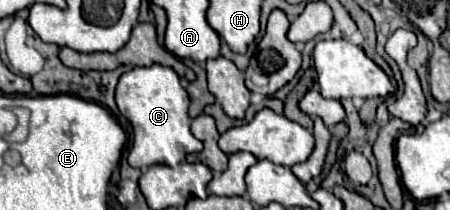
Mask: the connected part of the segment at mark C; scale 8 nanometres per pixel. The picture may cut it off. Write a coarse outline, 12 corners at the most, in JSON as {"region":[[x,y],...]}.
{"region":[[162,64],[124,72],[128,164],[176,166],[202,142],[190,96]]}

